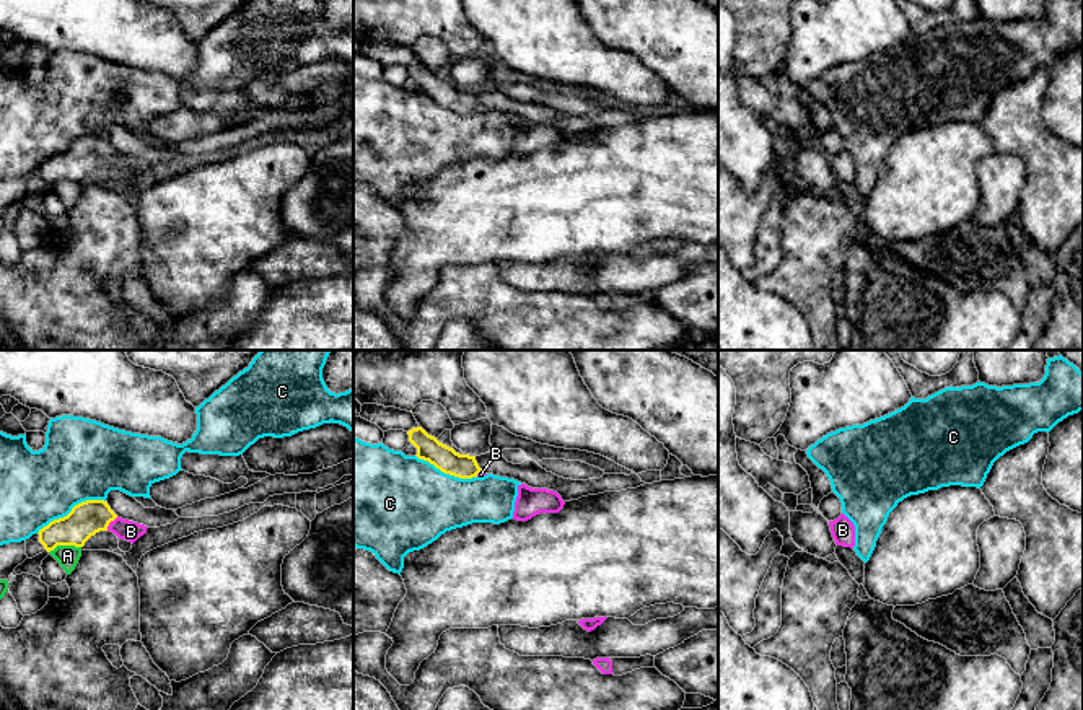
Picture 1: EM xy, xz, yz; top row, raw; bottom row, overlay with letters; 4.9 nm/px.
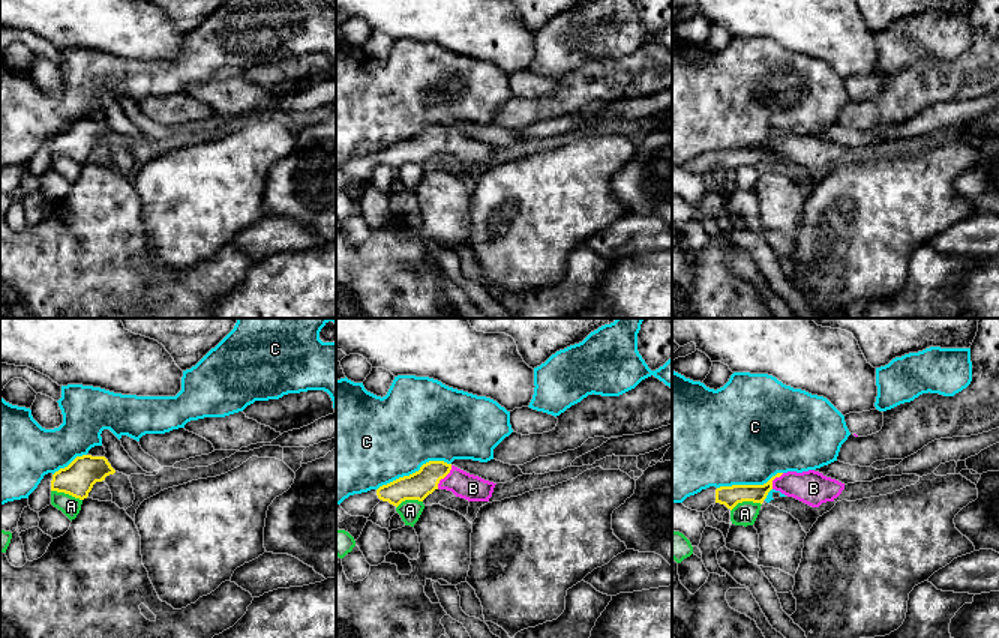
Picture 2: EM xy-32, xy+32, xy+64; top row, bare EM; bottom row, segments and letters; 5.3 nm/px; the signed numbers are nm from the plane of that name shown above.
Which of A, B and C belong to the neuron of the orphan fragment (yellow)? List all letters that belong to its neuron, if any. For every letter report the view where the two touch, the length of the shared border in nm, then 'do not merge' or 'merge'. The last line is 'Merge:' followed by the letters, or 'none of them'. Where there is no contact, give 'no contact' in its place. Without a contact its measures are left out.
A: meets yellow in xy; contact 160 nm long; do not merge
B: meets yellow in xy; contact 90 nm long; merge
C: meets yellow in xy; contact 380 nm long; do not merge
Merge: B

